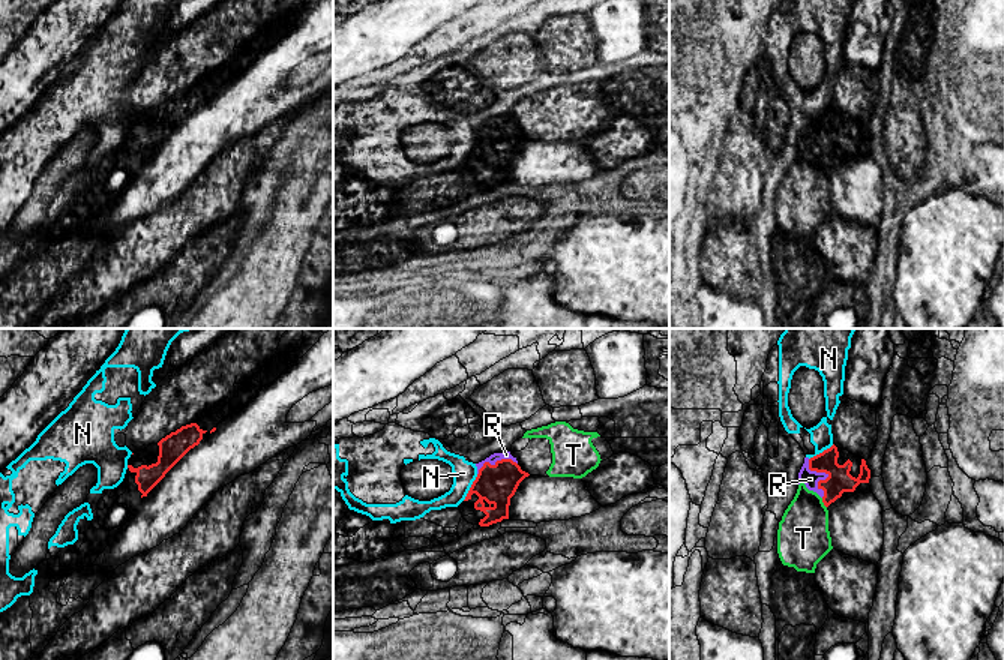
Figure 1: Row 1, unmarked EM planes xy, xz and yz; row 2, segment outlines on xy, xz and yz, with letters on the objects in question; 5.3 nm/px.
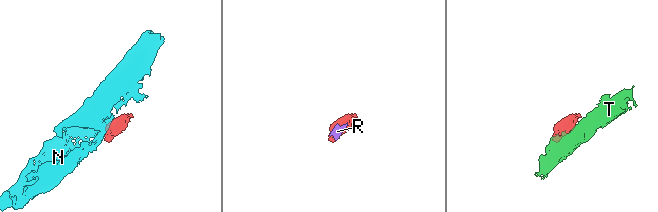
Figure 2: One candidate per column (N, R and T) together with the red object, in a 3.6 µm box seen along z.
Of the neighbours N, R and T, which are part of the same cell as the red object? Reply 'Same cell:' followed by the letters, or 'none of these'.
Same cell: R

